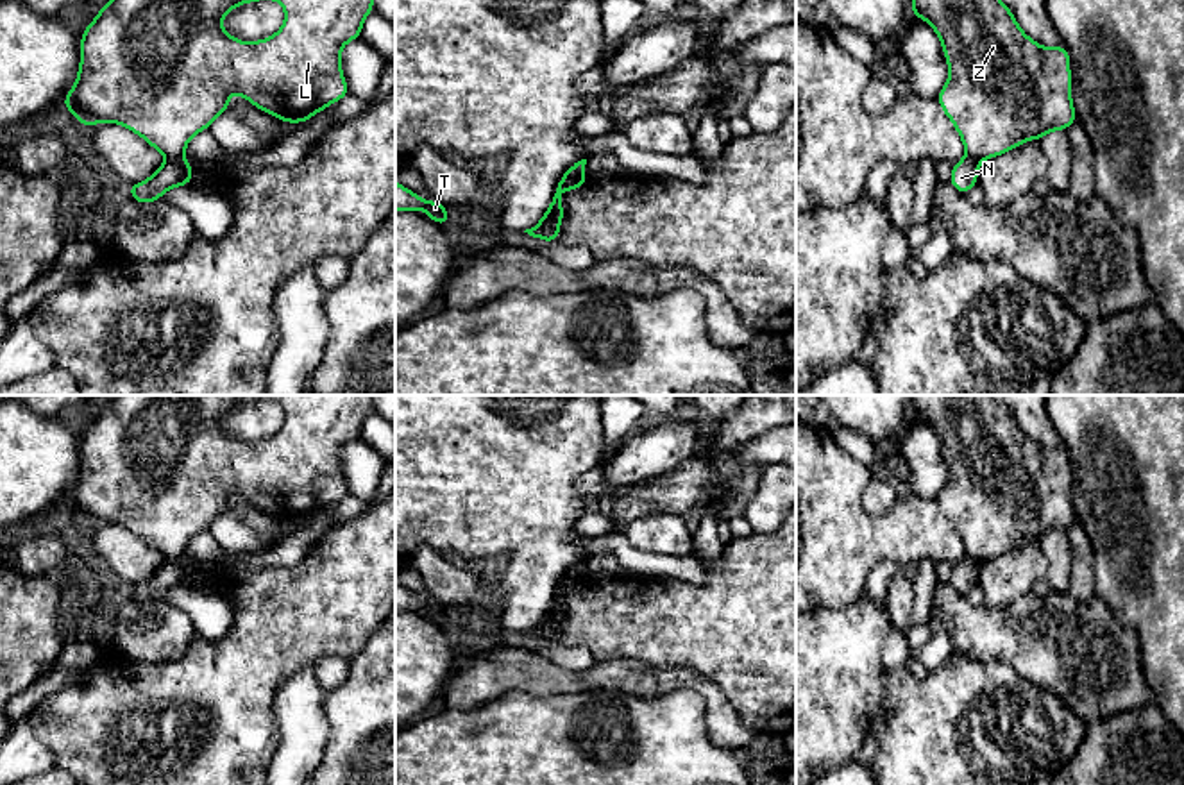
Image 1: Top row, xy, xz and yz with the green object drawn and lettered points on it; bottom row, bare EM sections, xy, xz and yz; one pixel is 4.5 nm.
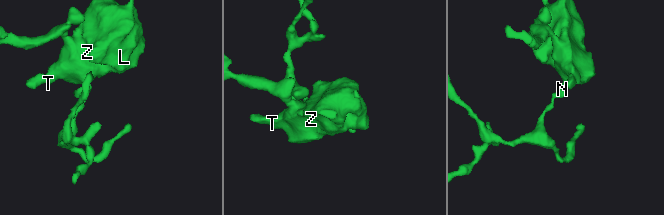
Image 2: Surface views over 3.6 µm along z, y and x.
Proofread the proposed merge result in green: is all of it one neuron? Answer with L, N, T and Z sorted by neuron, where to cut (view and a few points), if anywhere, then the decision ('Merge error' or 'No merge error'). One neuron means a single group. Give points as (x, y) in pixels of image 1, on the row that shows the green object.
Groups: L T Z / N. Split along xy (181, 156), (169, 160). Merge error

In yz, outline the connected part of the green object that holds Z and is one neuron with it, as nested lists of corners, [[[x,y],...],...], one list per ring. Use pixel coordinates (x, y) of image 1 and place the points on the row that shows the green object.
[[[910,0],[912,18],[923,18],[941,39],[950,77],[937,102],[957,129],[966,156],[977,163],[1021,147],[1028,139],[1041,141],[1050,131],[1066,131],[1077,122],[1071,102],[1070,52],[1064,45],[1046,48],[1030,39],[1002,0]]]

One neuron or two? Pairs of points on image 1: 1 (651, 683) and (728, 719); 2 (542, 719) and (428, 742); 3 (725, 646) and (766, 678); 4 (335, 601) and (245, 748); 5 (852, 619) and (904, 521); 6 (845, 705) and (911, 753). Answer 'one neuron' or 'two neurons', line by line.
1: one neuron
2: one neuron
3: one neuron
4: one neuron
5: two neurons
6: two neurons

